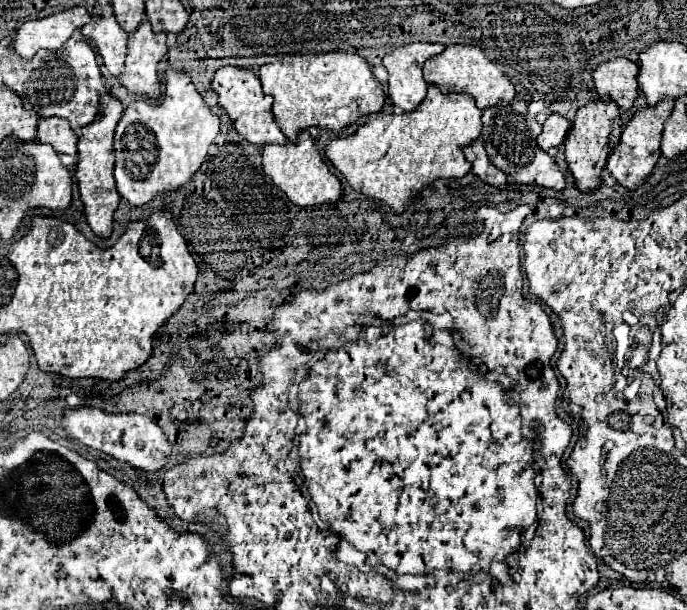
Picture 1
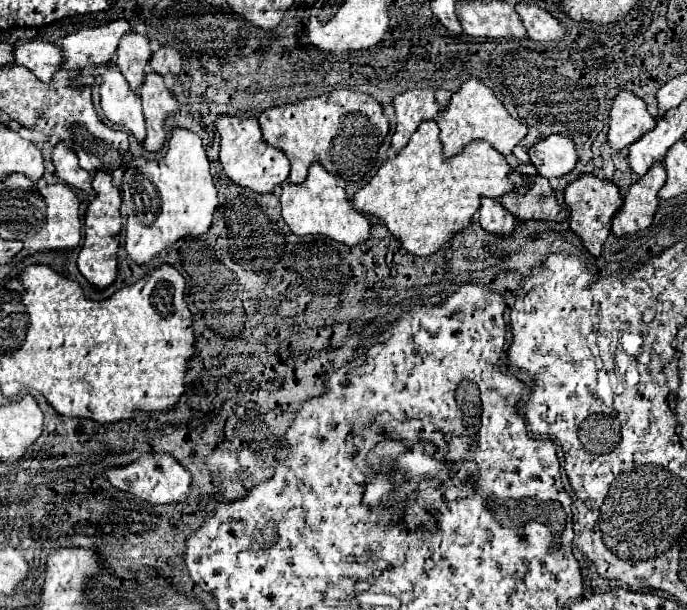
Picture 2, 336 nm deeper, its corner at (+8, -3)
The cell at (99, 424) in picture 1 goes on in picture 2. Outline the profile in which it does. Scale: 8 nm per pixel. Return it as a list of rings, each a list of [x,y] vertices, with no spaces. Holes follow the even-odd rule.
[[[167,453],[143,455],[139,461],[127,465],[127,467],[109,469],[107,477],[109,477],[109,483],[115,489],[127,491],[133,497],[139,497],[139,499],[143,499],[147,503],[153,503],[153,505],[183,503],[191,495],[191,475],[189,475],[189,471]]]

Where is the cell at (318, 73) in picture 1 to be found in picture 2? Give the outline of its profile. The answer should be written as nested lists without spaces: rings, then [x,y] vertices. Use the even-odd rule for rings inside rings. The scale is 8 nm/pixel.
[[[347,89],[305,99],[297,105],[267,109],[259,117],[259,125],[265,143],[281,149],[291,161],[289,181],[293,181],[293,185],[305,181],[311,163],[321,163],[331,175],[343,177],[347,183],[363,181],[373,171],[377,149],[389,133],[383,107],[371,95]]]

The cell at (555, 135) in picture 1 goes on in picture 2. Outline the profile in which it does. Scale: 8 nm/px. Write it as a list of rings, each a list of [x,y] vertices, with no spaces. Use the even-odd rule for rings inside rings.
[[[549,135],[547,139],[539,141],[529,149],[529,157],[537,167],[537,173],[547,179],[571,173],[579,159],[573,141],[563,135]]]

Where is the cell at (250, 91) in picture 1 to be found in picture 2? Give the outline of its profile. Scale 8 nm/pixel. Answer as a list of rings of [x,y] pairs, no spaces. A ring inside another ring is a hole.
[[[219,117],[215,123],[221,135],[219,161],[225,169],[225,175],[231,183],[251,189],[255,193],[271,193],[277,185],[283,185],[289,177],[289,159],[279,149],[265,145],[261,127],[257,119],[237,119],[237,117]]]

